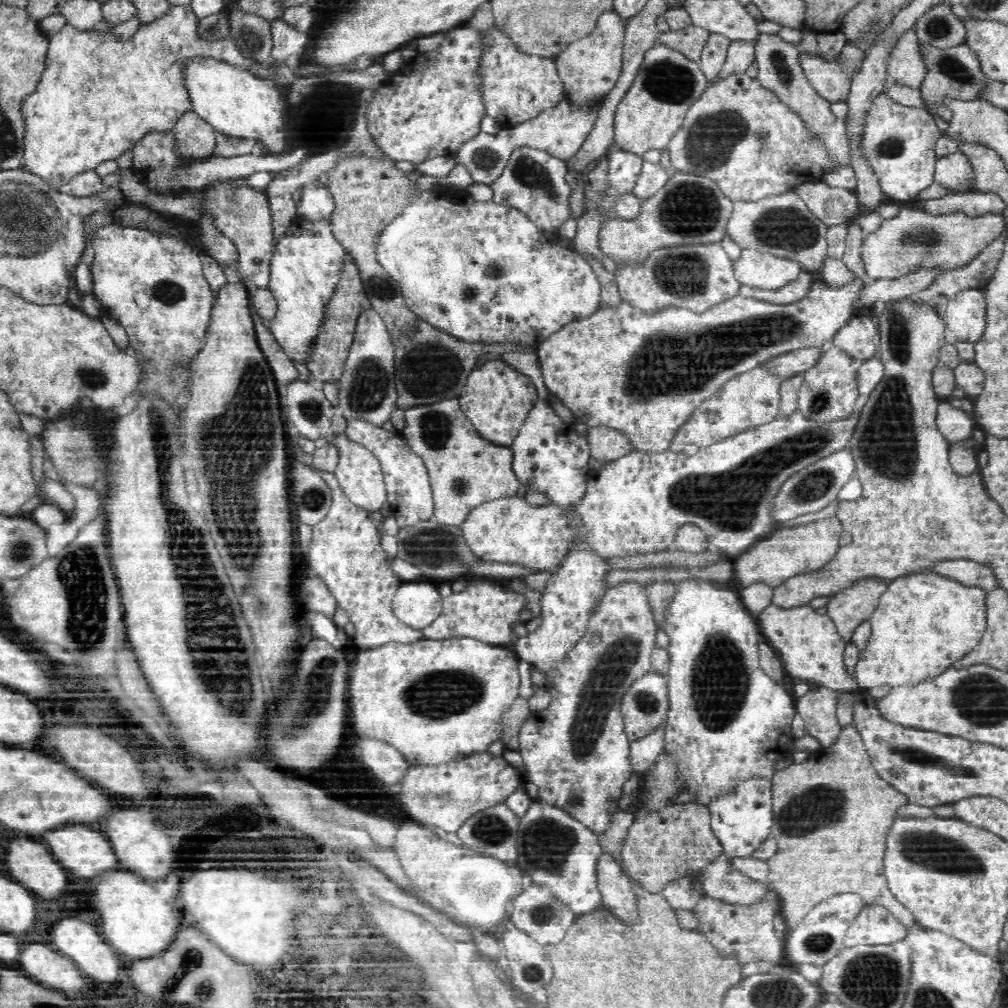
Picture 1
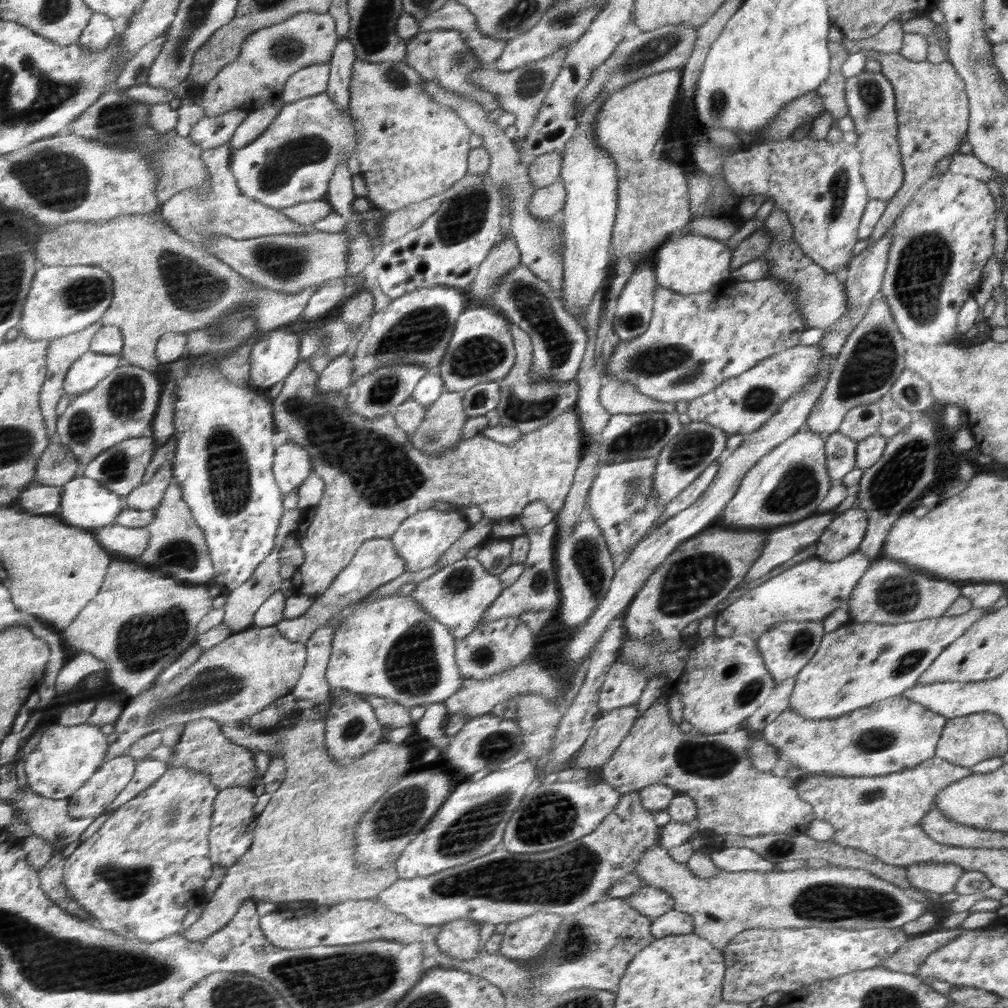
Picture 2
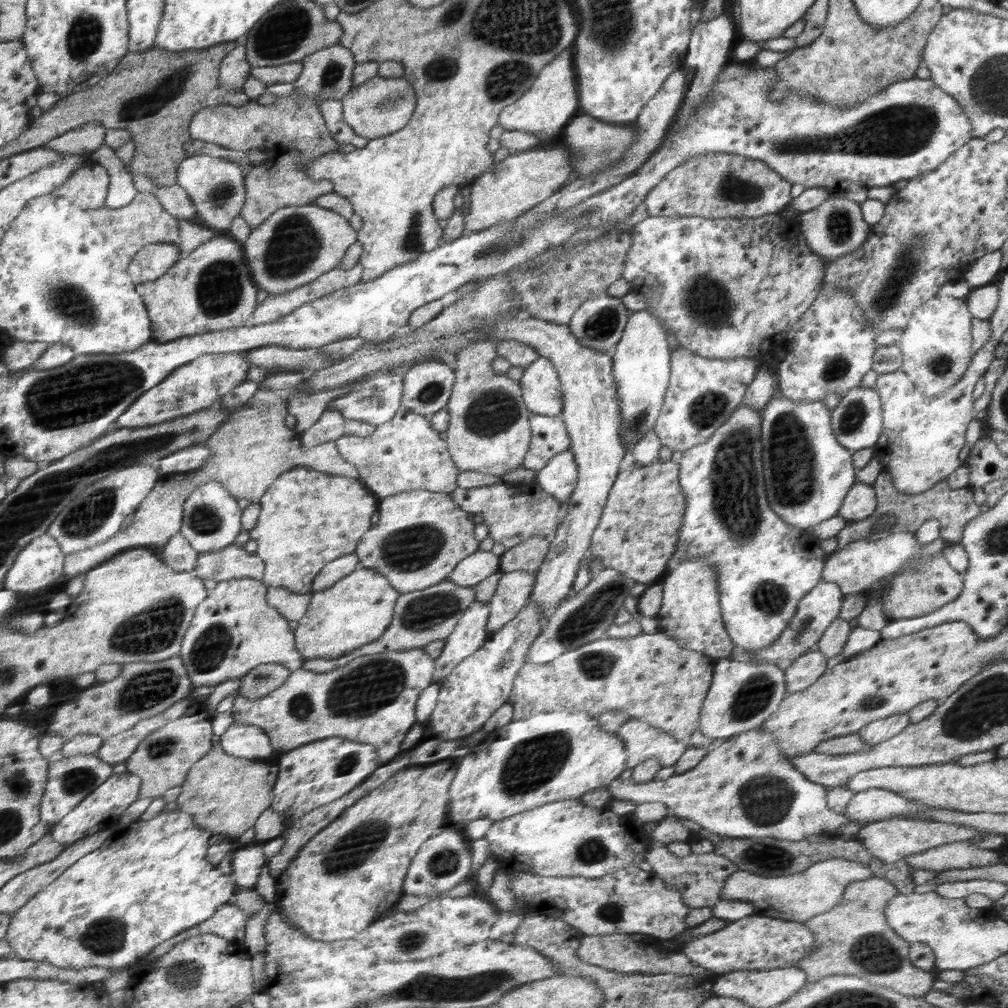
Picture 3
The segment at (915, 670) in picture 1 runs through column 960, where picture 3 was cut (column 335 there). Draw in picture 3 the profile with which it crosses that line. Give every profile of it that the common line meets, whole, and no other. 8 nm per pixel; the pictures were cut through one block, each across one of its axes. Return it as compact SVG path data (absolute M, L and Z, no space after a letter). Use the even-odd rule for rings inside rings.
M359 566L331 588L313 592L312 595L306 615L299 620L299 625L293 632L298 652L306 661L317 658L335 659L377 639L388 628L401 592L389 583L388 577Z

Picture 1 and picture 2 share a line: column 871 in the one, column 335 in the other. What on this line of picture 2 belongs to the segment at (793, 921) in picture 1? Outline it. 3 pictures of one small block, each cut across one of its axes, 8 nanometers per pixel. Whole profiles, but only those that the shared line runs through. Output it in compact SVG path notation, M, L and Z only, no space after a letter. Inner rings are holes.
M314 713L310 717L296 719L296 724L284 737L274 737L269 733L255 732L249 728L242 729L237 723L223 723L224 734L246 748L262 750L268 755L278 754L286 766L285 779L264 810L258 815L256 826L252 829L252 845L246 855L228 869L222 886L211 900L207 901L200 920L185 931L186 938L192 941L206 941L210 936L220 932L233 922L245 906L246 900L252 900L257 906L261 902L275 904L294 903L294 900L316 903L316 905L333 906L344 901L373 899L380 892L392 886L400 878L395 863L386 863L376 869L360 869L356 867L356 826L358 820L372 808L382 794L394 786L410 768L412 750L406 740L400 743L384 741L370 749L362 758L336 765L334 757L328 753L325 744L327 713Z

